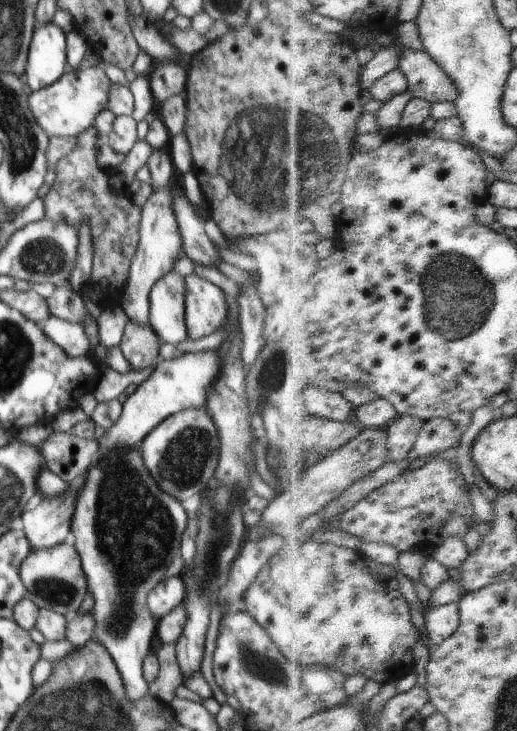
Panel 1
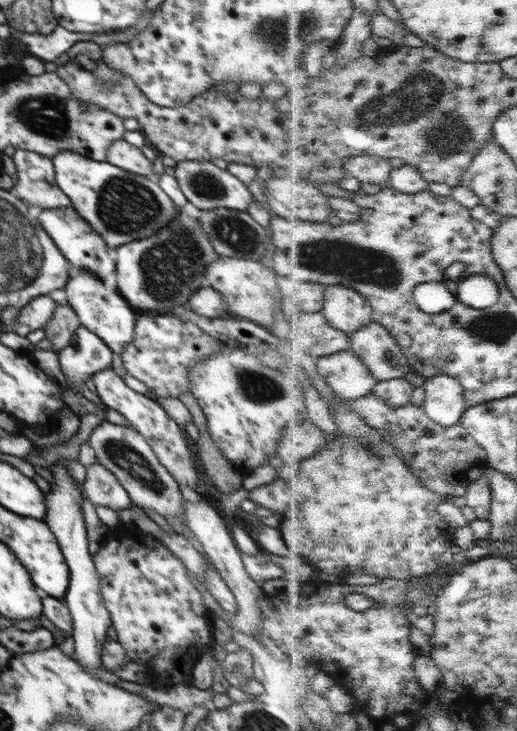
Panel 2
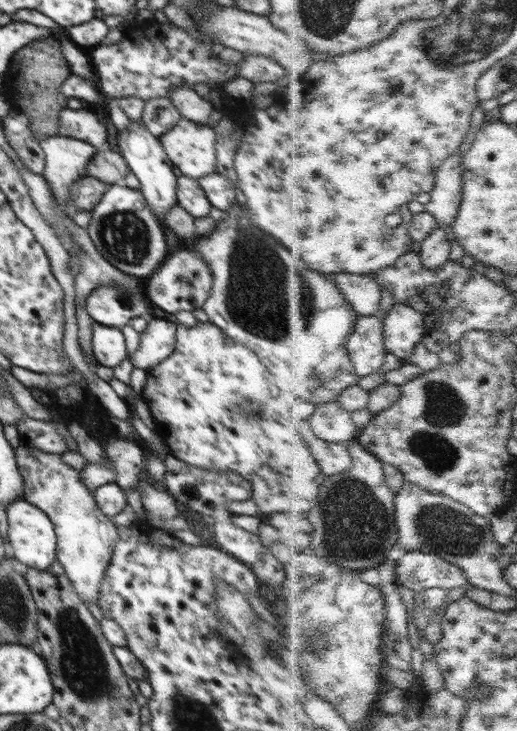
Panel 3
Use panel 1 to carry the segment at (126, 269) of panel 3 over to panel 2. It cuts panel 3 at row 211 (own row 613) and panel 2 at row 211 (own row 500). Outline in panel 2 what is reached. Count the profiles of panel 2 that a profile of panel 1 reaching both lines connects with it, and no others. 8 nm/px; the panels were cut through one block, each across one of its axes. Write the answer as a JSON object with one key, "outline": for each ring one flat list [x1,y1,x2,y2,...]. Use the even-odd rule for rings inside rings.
{"outline":[[70,151,52,158,56,186,68,196,75,211,102,237,109,248,156,234,177,217,173,201,153,178,125,171,106,161,88,160]]}

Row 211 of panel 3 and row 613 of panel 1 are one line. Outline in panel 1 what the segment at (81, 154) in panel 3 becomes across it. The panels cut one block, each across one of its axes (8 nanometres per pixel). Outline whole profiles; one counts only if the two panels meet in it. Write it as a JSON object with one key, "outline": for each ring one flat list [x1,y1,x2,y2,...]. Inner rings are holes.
{"outline":[[70,540,52,546,31,550,20,566,20,576,28,589,28,598,40,609,53,610,69,616,76,614,87,592,87,578,82,568,81,558]]}

